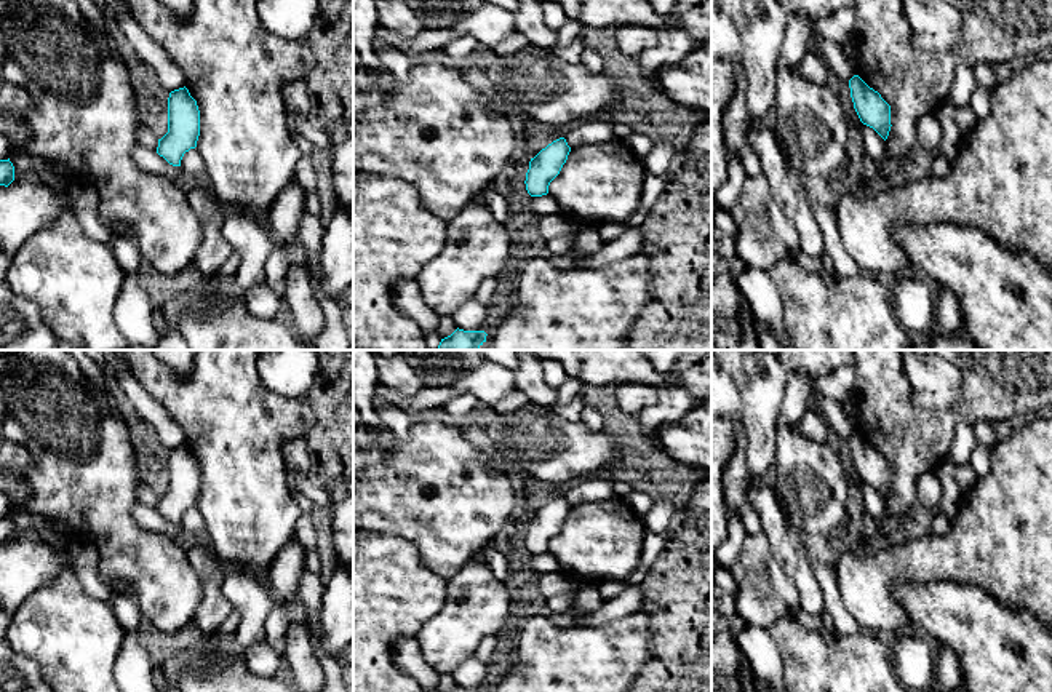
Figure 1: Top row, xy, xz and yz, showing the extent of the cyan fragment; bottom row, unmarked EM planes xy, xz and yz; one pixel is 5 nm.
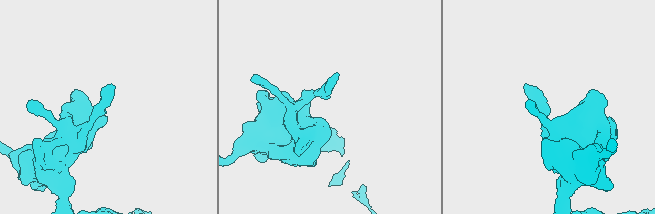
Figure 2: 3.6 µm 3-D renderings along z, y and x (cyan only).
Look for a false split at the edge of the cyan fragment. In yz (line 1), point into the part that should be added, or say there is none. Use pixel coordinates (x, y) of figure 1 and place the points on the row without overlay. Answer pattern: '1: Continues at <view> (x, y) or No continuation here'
1: No continuation here

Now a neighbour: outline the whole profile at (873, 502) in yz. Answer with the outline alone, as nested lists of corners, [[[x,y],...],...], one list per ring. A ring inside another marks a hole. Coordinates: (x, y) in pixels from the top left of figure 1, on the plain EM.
[[[862,481],[862,502],[865,515],[881,518],[886,513],[884,497],[870,484]]]

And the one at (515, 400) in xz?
[[[515,388],[507,396],[504,396],[500,401],[497,401],[492,406],[492,409],[497,414],[513,414],[523,406],[526,406],[528,403],[529,403],[528,396],[521,390]]]

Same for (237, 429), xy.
[[[126,350],[133,377],[182,427],[185,446],[200,468],[200,510],[209,550],[225,566],[265,575],[280,550],[294,539],[302,515],[291,489],[285,446],[302,438],[317,416],[307,398],[270,392],[259,372],[261,350],[198,350],[187,376],[158,361],[152,350]]]

